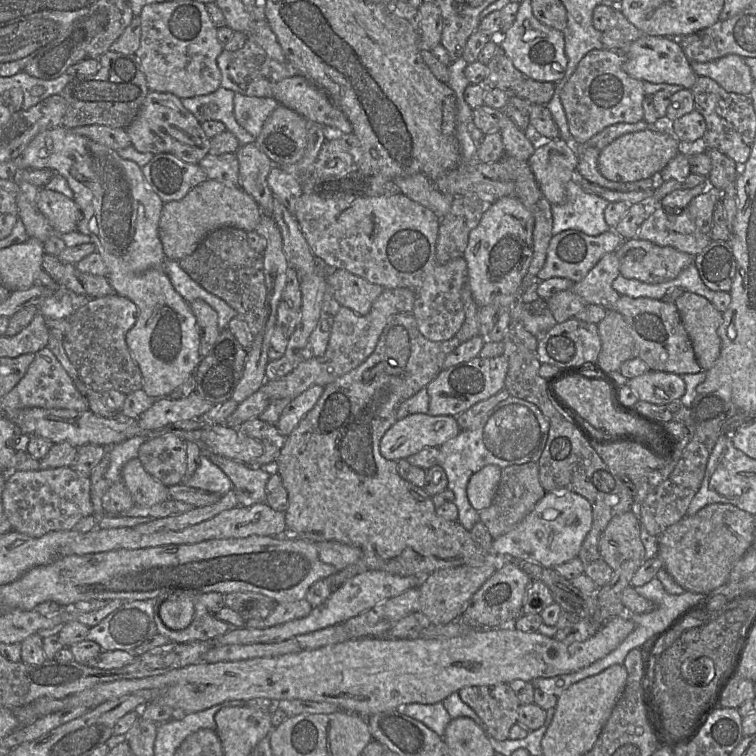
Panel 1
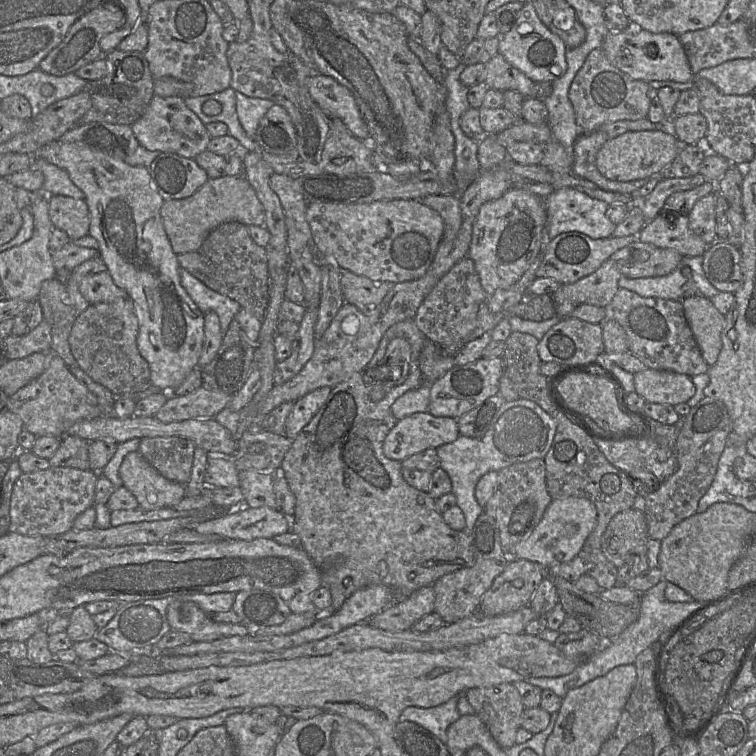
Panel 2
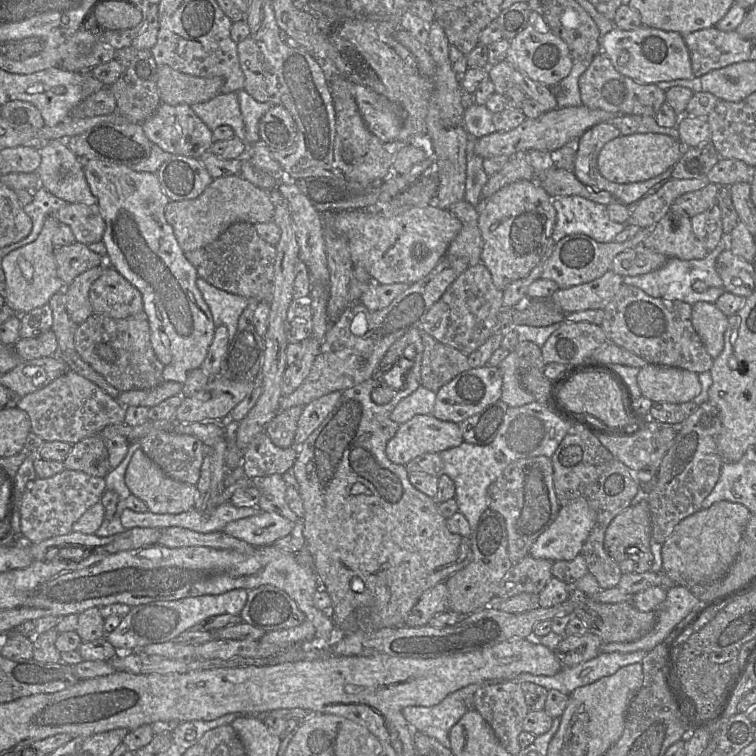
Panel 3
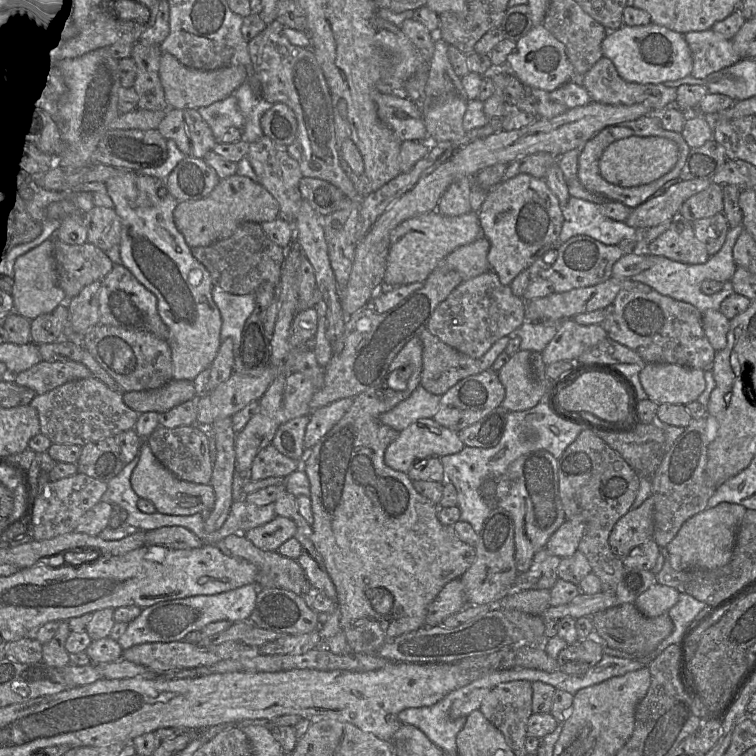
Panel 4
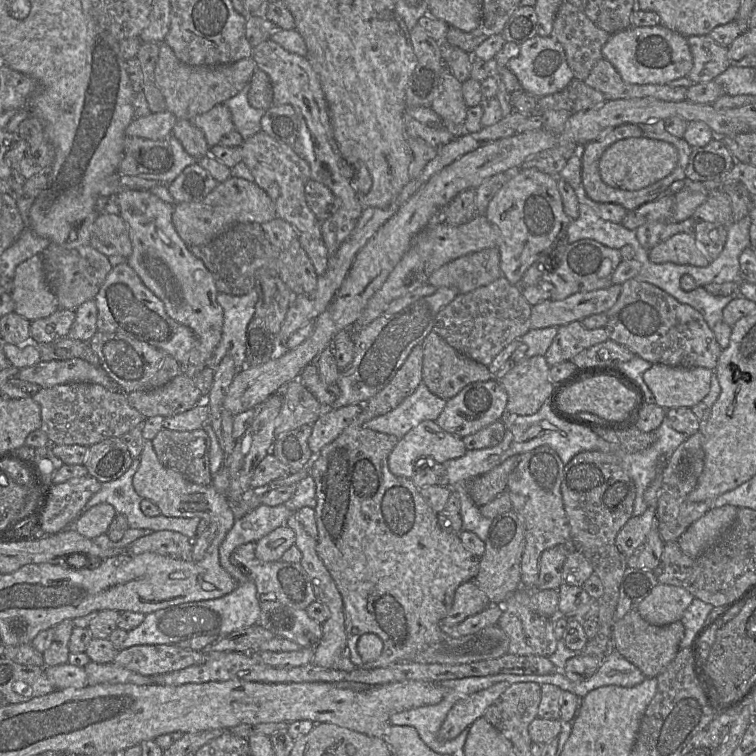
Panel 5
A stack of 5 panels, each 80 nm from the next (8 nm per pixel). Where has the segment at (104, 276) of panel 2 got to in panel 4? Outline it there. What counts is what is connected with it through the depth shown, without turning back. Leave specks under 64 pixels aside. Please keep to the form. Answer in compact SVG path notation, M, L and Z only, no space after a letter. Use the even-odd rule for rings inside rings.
M114 265L99 283L99 323L133 332L149 332L166 340L168 328L157 310L157 298L123 265Z

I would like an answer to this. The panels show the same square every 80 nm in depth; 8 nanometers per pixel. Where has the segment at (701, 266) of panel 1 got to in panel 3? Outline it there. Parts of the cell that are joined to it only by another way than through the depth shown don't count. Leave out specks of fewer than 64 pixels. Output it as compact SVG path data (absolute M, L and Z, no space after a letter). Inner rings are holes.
M730 249L722 251L716 260L716 271L726 292L744 298L755 288L755 271L752 263L734 255Z

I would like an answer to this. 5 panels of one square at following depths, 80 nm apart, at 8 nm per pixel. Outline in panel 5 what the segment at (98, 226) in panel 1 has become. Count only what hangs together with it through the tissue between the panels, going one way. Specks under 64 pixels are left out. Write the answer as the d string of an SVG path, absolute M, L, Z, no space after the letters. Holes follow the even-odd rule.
M148 190L123 191L115 195L115 200L119 205L120 217L128 225L132 243L132 253L127 258L127 264L138 274L144 285L163 302L168 316L189 327L197 337L197 347L189 352L187 364L180 364L181 374L194 378L209 364L222 336L223 310L216 300L218 290L213 276L203 261L190 252L177 233L172 222L175 205L163 201Z

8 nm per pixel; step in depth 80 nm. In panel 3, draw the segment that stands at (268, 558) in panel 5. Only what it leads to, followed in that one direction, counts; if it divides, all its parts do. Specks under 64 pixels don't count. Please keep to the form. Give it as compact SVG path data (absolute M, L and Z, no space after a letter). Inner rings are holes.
M261 511L256 515L229 522L222 532L254 547L264 547L290 535L293 529L294 523L288 519L276 513Z

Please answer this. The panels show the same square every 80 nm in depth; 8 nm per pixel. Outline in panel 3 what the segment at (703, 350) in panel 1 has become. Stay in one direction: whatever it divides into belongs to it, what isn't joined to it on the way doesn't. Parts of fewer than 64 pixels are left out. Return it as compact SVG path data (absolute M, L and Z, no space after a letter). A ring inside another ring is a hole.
M697 302L692 305L692 325L701 338L712 359L717 358L724 348L724 333L728 317L713 303Z

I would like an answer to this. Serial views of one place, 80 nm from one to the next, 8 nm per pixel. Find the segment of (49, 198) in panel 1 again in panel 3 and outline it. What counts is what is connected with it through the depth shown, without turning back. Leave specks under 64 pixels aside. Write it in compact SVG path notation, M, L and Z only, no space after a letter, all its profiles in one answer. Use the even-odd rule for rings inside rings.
M66 203L55 217L71 228L77 242L88 245L102 241L105 223L97 204Z

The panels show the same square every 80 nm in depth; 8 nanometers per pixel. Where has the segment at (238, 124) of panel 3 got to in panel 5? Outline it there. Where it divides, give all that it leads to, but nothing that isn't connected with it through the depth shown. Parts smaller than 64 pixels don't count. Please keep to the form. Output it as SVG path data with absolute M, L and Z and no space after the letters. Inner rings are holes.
M224 103L197 115L193 123L203 132L210 149L220 144L222 137L235 129L231 112Z

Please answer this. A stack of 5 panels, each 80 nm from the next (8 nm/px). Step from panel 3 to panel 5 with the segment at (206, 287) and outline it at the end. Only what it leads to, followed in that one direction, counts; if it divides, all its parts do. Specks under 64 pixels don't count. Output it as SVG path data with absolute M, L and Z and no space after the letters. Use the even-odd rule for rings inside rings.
M255 288L242 296L218 292L216 300L223 310L222 336L208 365L215 370L220 364L221 360L226 355L230 355L234 360L237 373L239 370L244 368L244 361L246 357L247 327L255 312L258 293Z

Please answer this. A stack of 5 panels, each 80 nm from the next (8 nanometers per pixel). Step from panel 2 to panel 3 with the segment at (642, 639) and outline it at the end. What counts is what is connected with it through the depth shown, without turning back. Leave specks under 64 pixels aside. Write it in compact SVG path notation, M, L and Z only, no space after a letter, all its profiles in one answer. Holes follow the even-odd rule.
M645 651L630 653L601 652L594 659L573 667L562 668L561 671L551 677L522 673L510 681L518 684L531 682L547 690L555 689L569 696L575 689L592 684L603 677L613 675L622 667L641 663L646 653Z

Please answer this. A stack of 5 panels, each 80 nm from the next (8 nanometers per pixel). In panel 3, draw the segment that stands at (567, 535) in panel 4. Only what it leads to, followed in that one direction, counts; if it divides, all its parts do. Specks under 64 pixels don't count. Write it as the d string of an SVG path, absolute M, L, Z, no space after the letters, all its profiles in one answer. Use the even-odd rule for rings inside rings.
M584 499L561 506L555 521L531 546L529 556L552 562L575 559L581 553L596 520L596 512Z

